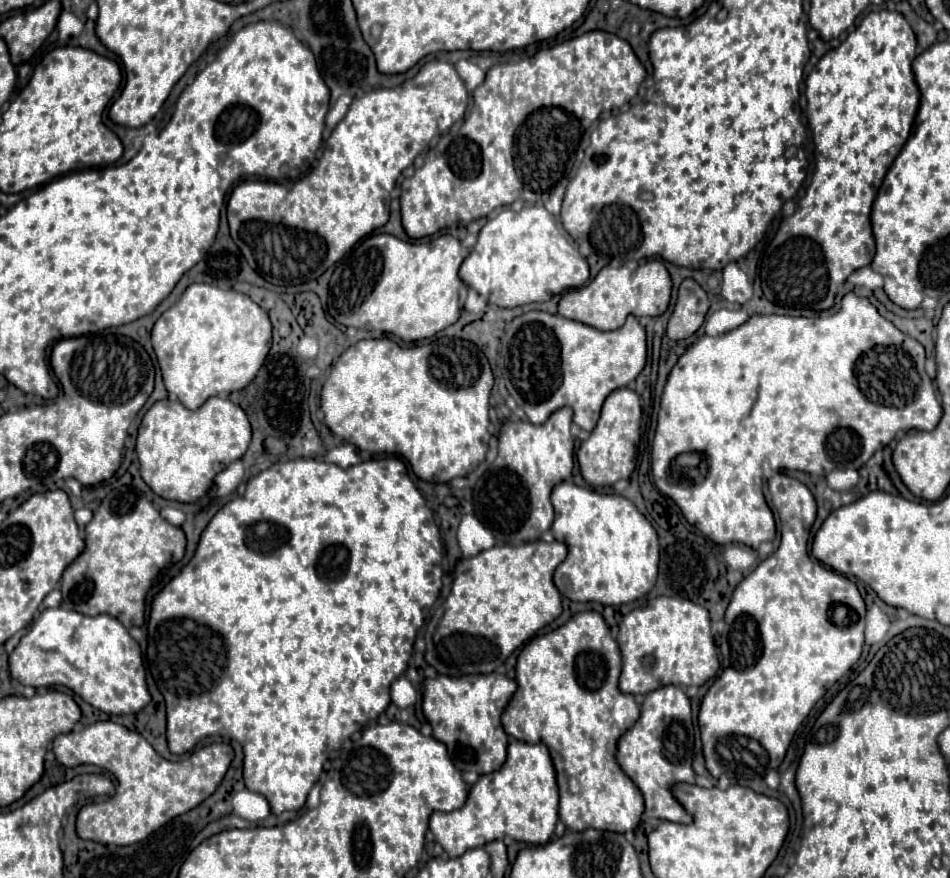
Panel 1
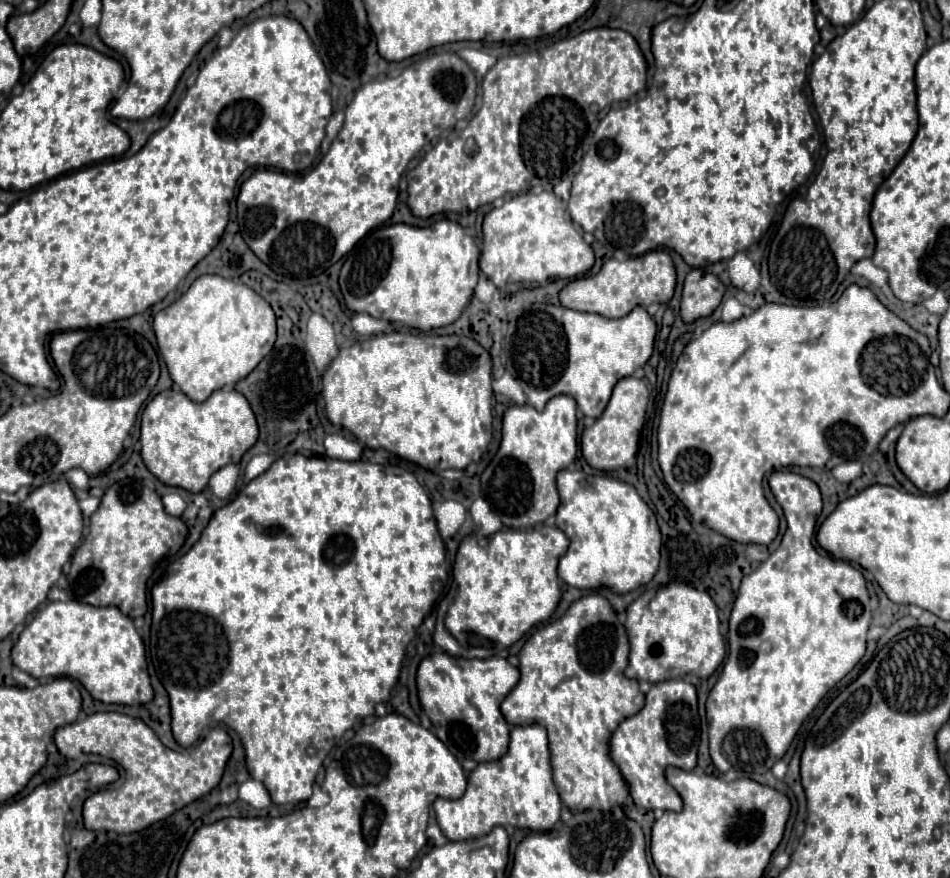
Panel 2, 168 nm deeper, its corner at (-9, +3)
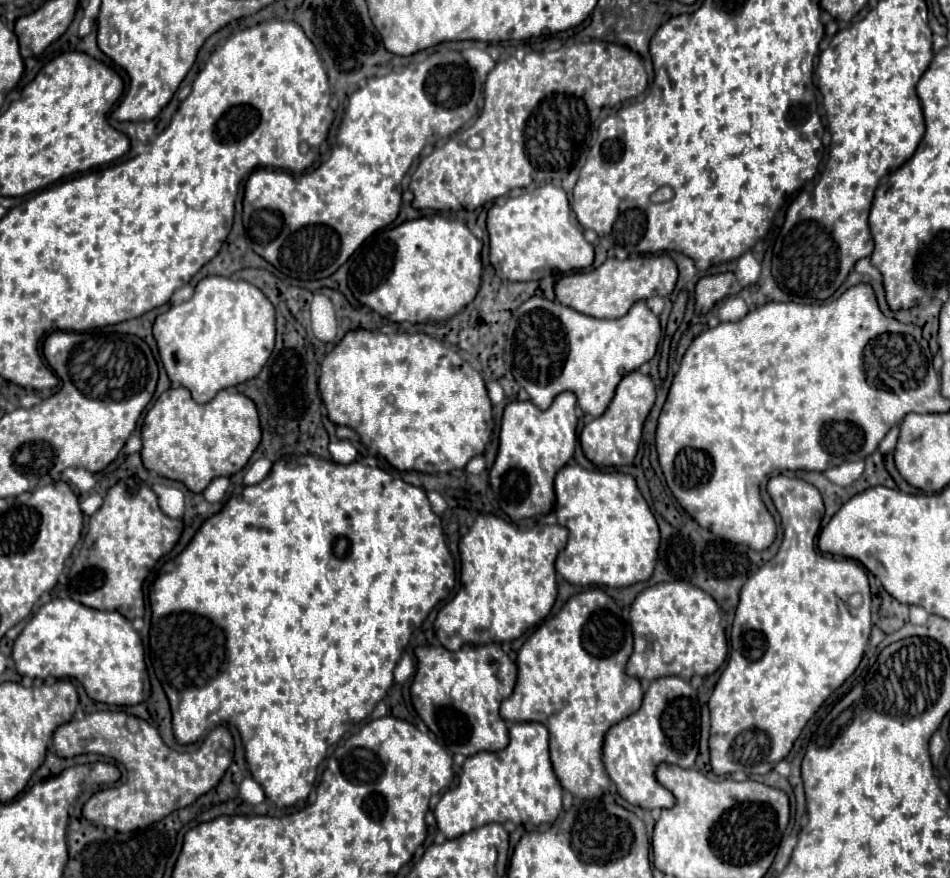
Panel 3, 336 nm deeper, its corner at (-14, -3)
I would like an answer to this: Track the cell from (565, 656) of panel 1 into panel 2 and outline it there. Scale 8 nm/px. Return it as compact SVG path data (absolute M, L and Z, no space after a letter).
M597 592L575 600L559 620L537 628L519 652L521 678L501 702L501 712L513 726L539 724L547 728L553 780L567 808L609 810L613 804L625 804L629 798L627 784L609 756L611 732L619 726L621 720L637 714L645 702L645 694L641 694L637 682L623 674L627 658L629 642L625 628L617 620L615 610L607 598Z

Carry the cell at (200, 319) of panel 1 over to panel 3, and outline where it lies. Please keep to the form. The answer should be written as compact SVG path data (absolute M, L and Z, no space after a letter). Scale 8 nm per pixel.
M224 276L198 282L188 302L172 306L154 322L154 338L168 378L190 390L198 404L206 404L220 390L258 376L274 348L274 306L252 284Z

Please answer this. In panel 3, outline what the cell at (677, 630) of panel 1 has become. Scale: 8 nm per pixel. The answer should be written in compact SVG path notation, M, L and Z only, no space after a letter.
M660 582L646 588L636 596L630 608L634 654L628 660L626 672L650 682L660 676L680 676L690 680L694 674L714 674L728 654L721 622L722 611L714 598L688 582Z

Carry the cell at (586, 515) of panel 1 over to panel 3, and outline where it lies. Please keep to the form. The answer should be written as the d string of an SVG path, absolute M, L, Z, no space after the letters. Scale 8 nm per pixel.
M568 464L556 474L554 490L558 524L568 528L568 544L556 560L562 578L576 586L626 588L652 576L660 530L632 476L588 472L578 464Z

